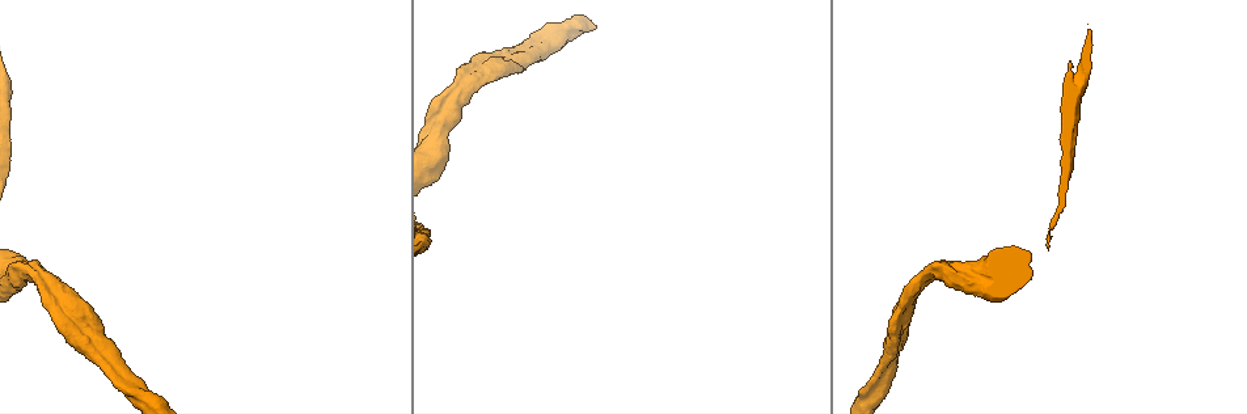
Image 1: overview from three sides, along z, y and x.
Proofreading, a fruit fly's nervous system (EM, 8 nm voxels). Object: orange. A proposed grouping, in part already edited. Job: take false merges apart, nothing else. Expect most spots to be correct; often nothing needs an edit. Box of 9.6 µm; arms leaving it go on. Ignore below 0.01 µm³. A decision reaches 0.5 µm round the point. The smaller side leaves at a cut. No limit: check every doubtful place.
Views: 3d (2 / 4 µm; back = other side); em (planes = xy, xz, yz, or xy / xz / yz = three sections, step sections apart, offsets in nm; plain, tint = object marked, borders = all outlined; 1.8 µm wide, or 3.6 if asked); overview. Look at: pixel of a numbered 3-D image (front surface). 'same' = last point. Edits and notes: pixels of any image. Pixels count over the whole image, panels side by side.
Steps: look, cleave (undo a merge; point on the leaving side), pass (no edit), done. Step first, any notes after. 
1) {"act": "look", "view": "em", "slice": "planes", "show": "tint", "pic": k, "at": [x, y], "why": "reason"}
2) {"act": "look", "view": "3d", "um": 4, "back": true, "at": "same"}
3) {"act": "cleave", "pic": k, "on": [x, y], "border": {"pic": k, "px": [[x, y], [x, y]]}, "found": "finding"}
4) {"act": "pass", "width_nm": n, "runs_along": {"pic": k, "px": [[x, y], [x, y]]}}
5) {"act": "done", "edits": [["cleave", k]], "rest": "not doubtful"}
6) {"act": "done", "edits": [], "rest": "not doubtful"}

{"act": "look", "view": "3d", "um": 4, "pic": 1, "at": [432, 145], "why": "calibre changes"}

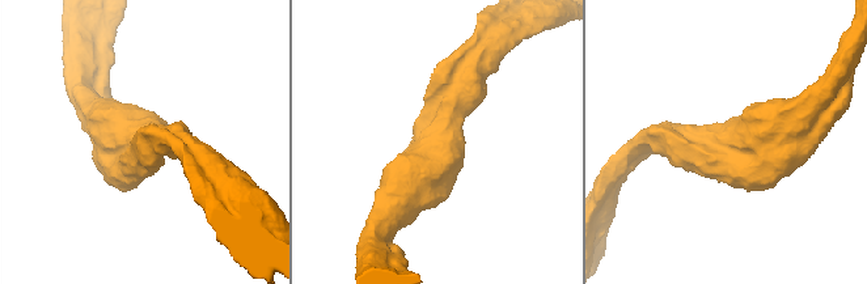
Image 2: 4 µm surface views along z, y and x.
{"act": "look", "view": "em", "um": 3.6, "slice": "planes", "show": "tint", "pic": 2, "at": [729, 138], "why": "now the EM"}

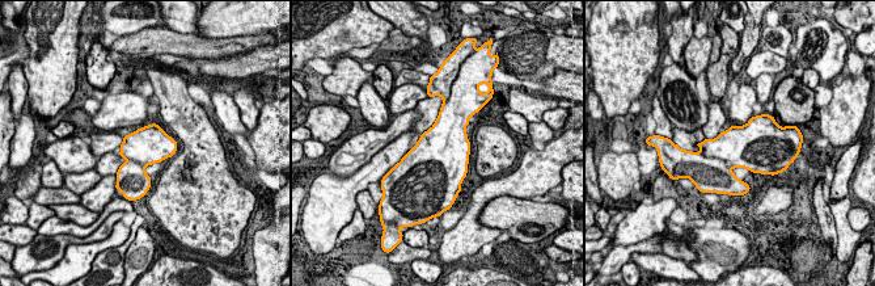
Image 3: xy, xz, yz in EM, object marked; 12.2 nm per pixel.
{"act": "pass", "width_nm": 460, "found": "continuous, no second neuron"}

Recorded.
{"act": "look", "view": "em", "slice": "xy", "step": 4, "show": "tint", "pic": 1, "at": [499, 63], "why": "branch point"}

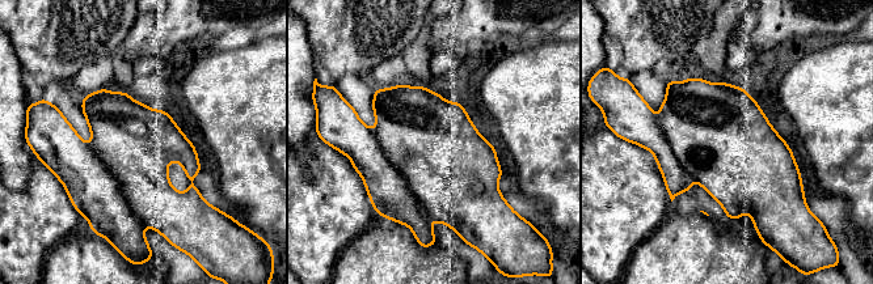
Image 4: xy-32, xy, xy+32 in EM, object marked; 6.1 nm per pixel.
{"act": "look", "view": "em", "slice": "planes", "show": "tint", "at": "same"}

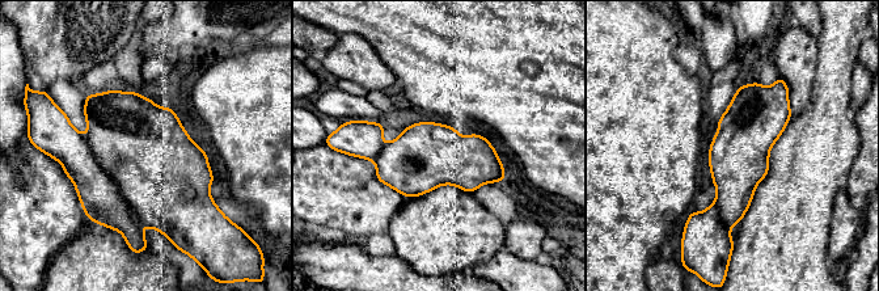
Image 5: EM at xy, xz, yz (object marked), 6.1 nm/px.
{"act": "pass", "runs_along": {"pic": 5, "px": [[778, 84], [740, 147], [726, 226]]}, "found": "all the same neuron"}

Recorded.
{"act": "look", "view": "3d", "um": 4, "pic": 1, "at": [478, 78], "why": "branch point"}

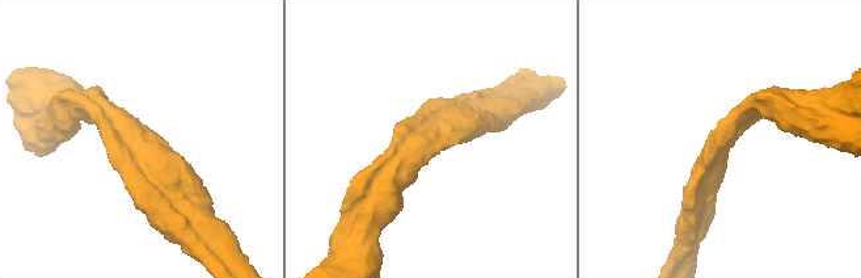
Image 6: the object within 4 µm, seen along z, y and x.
{"act": "look", "view": "em", "slice": "xz", "step": 4, "show": "tint", "pic": 6, "at": [134, 141]}

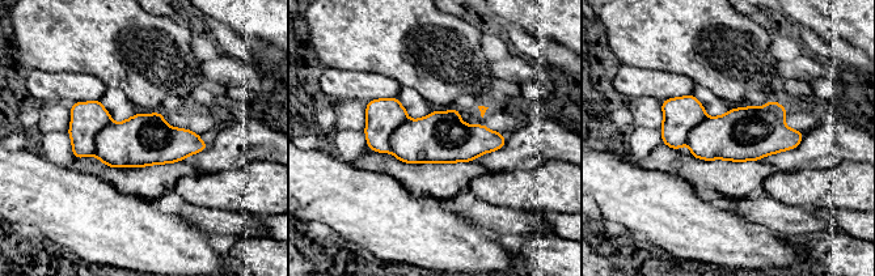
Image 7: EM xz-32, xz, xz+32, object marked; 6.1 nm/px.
{"act": "look", "view": "em", "slice": "planes", "show": "tint", "at": "same", "why": "another direction"}

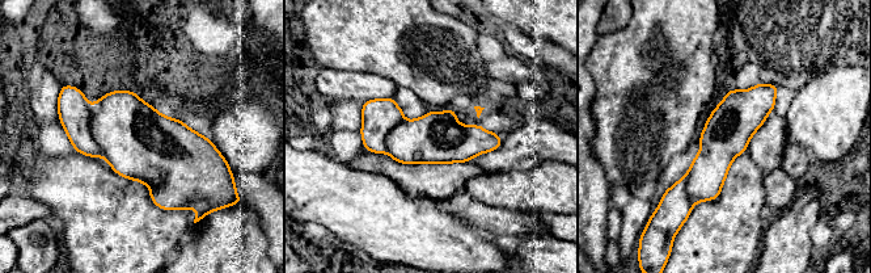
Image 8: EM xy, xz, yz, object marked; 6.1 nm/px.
{"act": "pass", "found": "continuous, no second neuron"}

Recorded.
{"act": "done", "edits": [], "rest": "not doubtful"}

